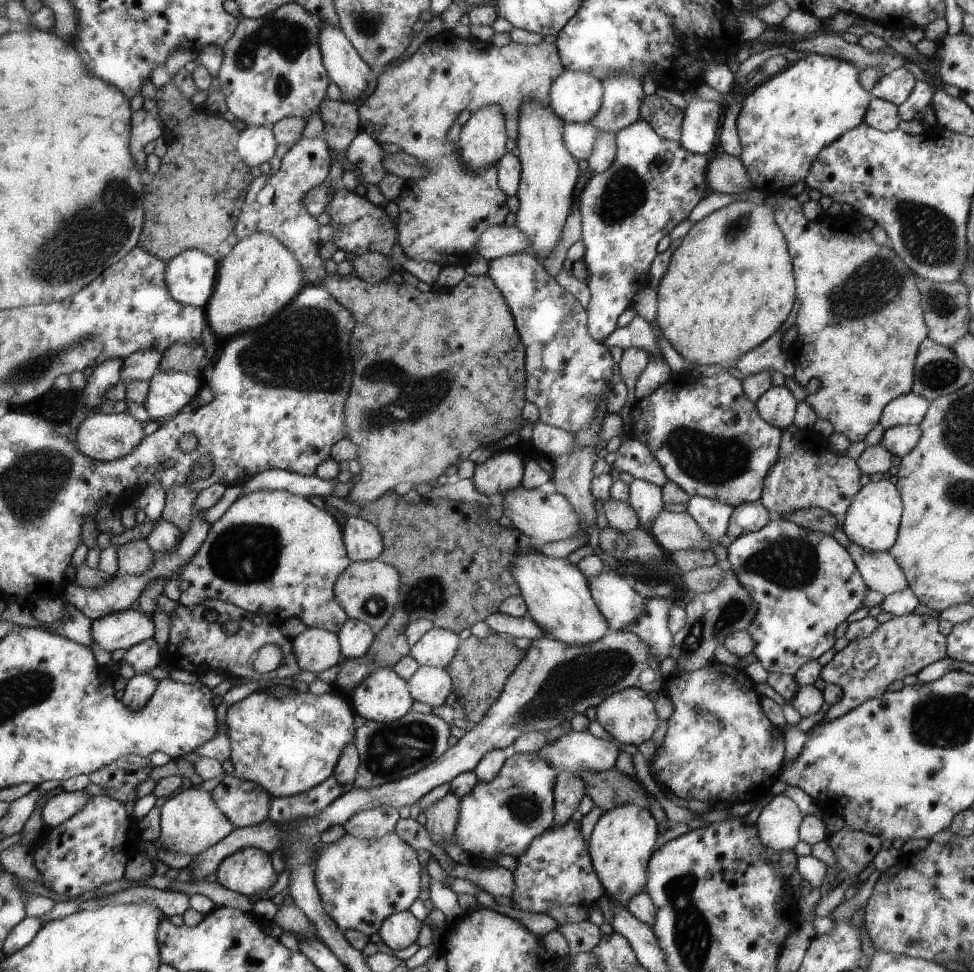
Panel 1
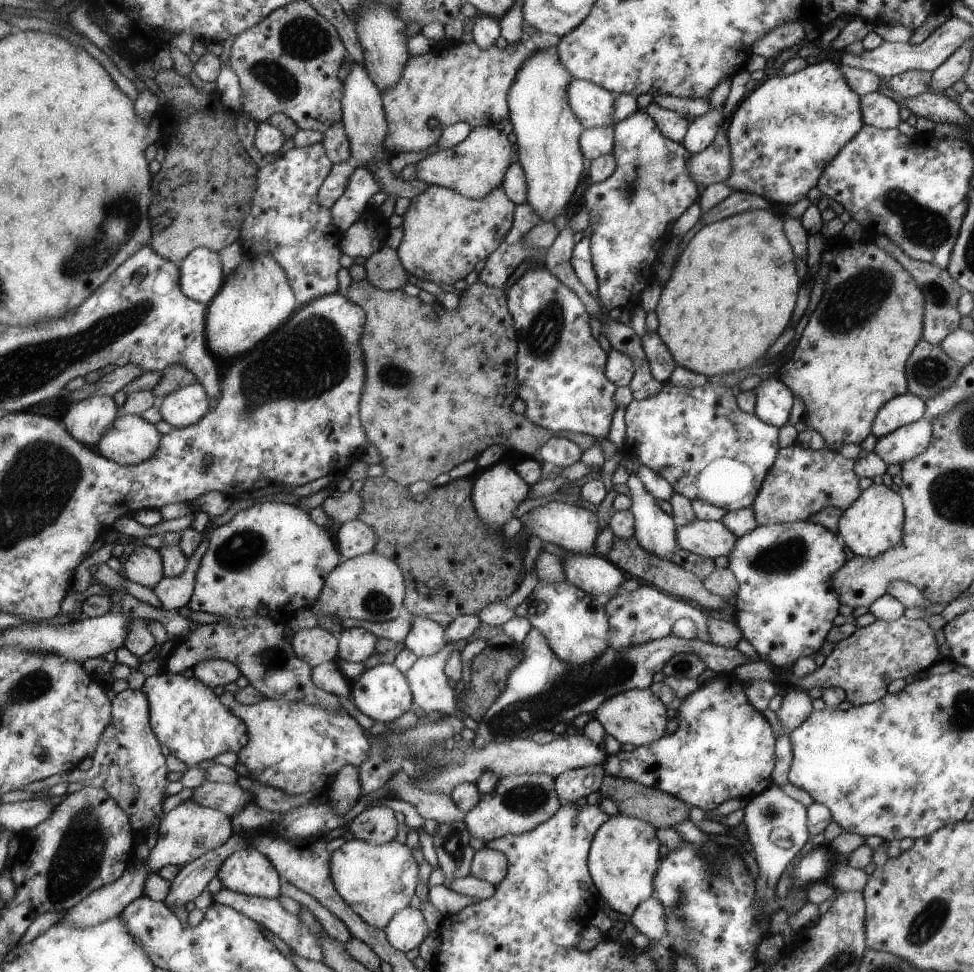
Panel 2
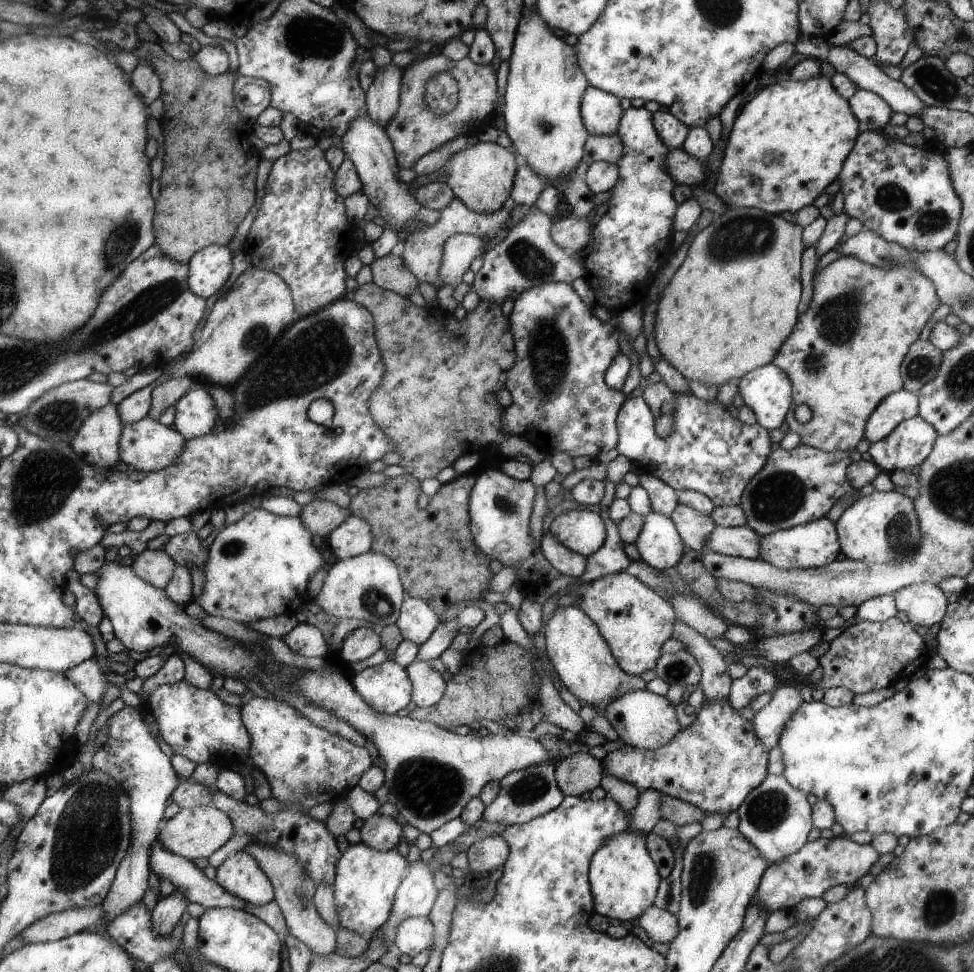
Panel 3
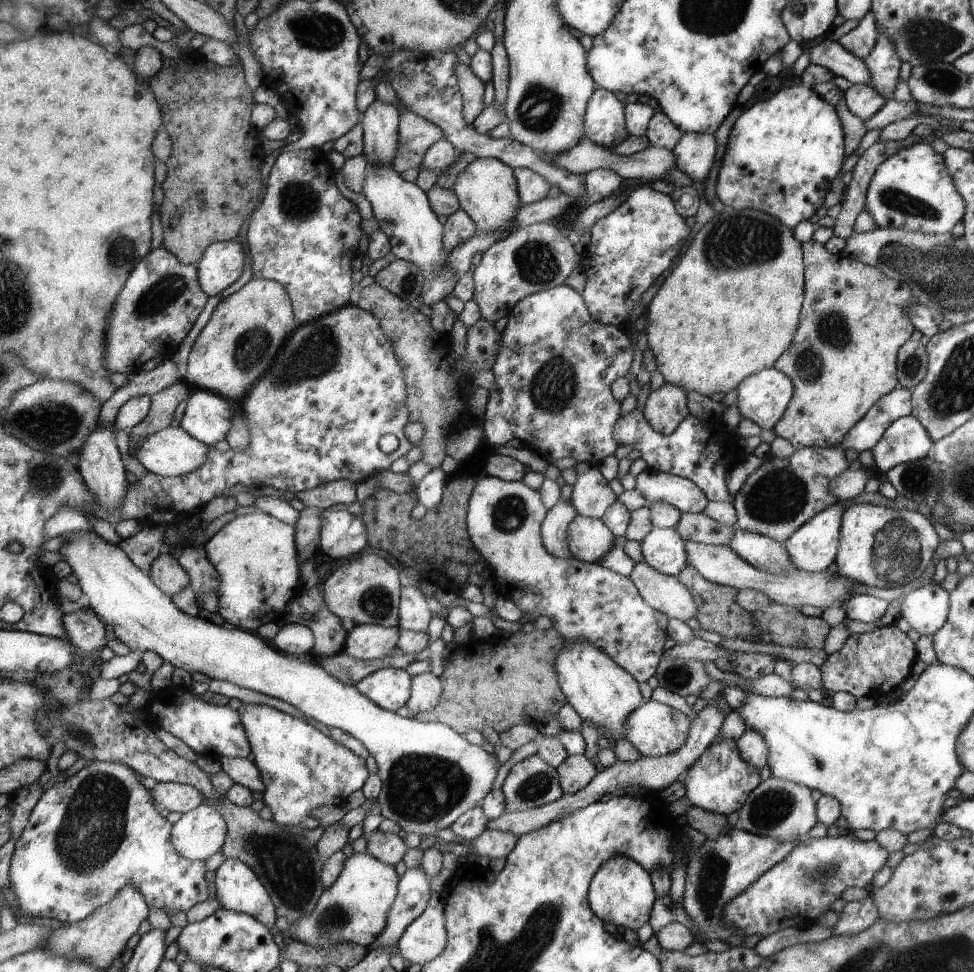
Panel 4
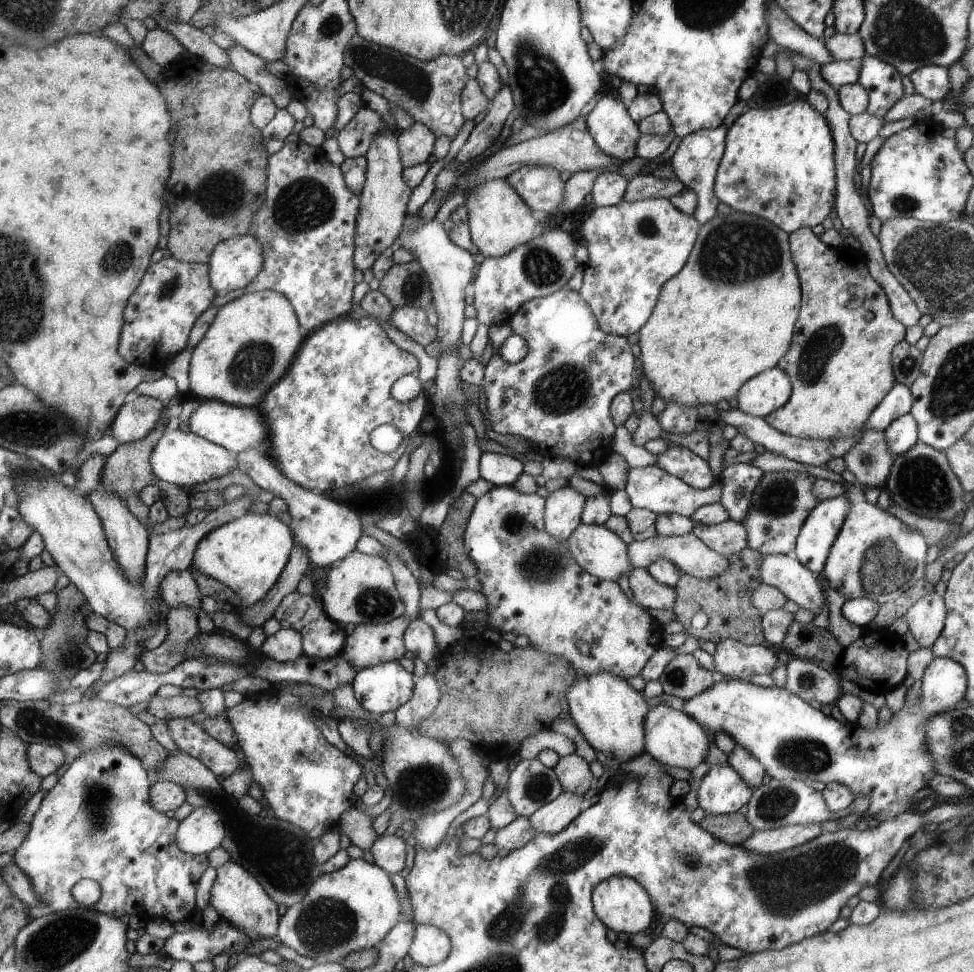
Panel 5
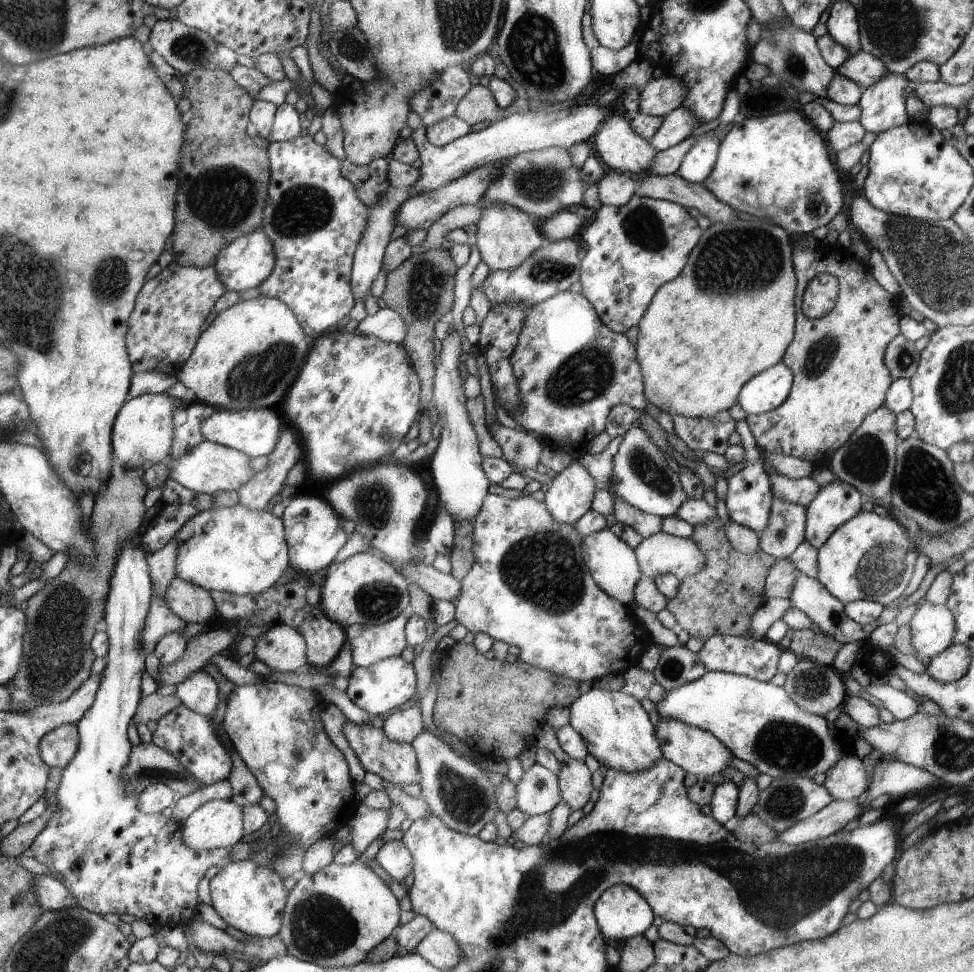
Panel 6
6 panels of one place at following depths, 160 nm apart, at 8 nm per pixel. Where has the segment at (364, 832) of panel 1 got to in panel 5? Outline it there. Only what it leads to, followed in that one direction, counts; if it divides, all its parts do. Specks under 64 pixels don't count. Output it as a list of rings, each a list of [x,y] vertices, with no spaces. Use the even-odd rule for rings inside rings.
[[[381,835],[373,842],[370,853],[373,862],[389,874],[399,873],[405,866],[407,845],[401,837]]]

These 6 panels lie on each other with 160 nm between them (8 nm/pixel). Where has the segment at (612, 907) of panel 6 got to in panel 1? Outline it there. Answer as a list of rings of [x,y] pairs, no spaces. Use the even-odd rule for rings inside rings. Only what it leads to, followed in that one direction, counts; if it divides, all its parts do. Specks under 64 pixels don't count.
[[[619,804],[605,810],[593,826],[589,836],[589,854],[595,875],[599,878],[605,894],[615,902],[627,904],[631,896],[643,890],[647,874],[645,868],[653,852],[653,842],[657,838],[657,822],[645,808],[635,804]]]

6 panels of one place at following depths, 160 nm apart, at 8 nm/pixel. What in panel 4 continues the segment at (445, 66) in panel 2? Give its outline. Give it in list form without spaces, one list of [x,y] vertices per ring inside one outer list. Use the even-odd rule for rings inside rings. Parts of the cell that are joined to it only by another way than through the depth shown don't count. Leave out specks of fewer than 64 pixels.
[[[455,64],[453,72],[462,97],[463,122],[469,126],[482,112],[484,83],[465,64]],[[403,104],[398,110],[398,148],[395,148],[395,156],[391,158],[391,166],[399,173],[418,168],[431,144],[440,139],[442,129],[439,126],[417,116]]]

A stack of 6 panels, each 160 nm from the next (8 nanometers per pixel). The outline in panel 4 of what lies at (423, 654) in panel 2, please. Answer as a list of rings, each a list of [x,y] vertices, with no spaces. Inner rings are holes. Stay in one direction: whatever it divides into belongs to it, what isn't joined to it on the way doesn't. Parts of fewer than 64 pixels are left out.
[[[403,586],[397,628],[399,630],[425,632],[431,615],[422,592],[415,586]]]

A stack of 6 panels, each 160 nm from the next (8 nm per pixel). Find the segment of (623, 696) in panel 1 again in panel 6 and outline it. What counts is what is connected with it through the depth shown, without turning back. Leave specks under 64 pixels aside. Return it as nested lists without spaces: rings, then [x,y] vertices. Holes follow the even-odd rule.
[[[659,717],[657,726],[654,728],[656,739],[659,740],[661,758],[679,765],[687,773],[704,778],[715,772],[720,772],[730,766],[733,756],[730,749],[716,737],[706,730],[685,724],[679,720]]]

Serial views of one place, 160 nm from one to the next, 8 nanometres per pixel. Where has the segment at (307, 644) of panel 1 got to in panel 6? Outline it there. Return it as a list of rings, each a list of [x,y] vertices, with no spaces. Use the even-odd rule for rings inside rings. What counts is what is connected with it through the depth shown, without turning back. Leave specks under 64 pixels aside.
[[[288,624],[268,628],[256,637],[255,658],[279,672],[297,672],[307,662],[307,639]]]

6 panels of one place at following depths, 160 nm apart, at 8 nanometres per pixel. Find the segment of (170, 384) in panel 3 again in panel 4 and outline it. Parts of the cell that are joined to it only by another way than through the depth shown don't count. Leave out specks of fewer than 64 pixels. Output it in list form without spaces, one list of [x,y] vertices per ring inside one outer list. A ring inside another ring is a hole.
[[[179,380],[178,383],[162,392],[157,392],[152,397],[150,415],[143,420],[143,423],[128,432],[130,437],[128,452],[133,459],[136,459],[135,450],[140,450],[151,434],[172,427],[175,410],[182,405],[183,400],[188,400],[191,391],[192,387],[189,382]]]

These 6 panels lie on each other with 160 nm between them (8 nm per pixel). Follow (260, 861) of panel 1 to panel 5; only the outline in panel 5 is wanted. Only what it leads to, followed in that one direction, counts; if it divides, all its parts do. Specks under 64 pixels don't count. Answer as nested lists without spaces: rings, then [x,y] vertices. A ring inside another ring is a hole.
[[[232,860],[217,869],[209,904],[215,908],[221,920],[228,921],[249,939],[275,939],[281,920],[279,903],[266,891],[258,877],[242,864]]]

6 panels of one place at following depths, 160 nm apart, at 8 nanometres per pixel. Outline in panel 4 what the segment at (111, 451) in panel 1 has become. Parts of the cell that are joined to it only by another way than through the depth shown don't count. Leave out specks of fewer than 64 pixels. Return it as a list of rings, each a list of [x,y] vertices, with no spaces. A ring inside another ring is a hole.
[[[181,426],[168,427],[164,430],[159,430],[155,434],[151,434],[140,450],[135,450],[135,456],[138,462],[151,473],[163,476],[185,476],[191,474],[193,470],[197,470],[199,466],[203,466],[209,460],[211,448],[209,445],[197,440],[185,432]]]

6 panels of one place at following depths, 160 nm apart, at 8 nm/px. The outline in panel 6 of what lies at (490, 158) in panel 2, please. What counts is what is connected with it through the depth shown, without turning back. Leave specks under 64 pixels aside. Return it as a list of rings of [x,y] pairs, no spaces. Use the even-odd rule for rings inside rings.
[[[493,203],[483,207],[484,213],[476,222],[475,237],[472,240],[480,252],[480,261],[490,270],[513,271],[519,267],[531,254],[545,245],[546,239],[538,226],[533,223],[531,215],[508,204]]]

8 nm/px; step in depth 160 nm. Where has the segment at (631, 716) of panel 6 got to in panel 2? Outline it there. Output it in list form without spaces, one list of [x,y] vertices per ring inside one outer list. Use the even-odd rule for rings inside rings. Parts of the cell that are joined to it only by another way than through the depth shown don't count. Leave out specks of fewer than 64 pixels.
[[[566,579],[559,583],[537,583],[514,612],[517,617],[526,618],[532,628],[543,634],[551,651],[563,662],[589,664],[608,646],[610,626],[604,601],[592,598]]]

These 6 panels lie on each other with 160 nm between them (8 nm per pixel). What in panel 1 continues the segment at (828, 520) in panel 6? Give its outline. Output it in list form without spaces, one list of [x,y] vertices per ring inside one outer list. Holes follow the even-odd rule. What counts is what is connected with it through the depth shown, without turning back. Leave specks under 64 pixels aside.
[[[780,516],[772,517],[760,530],[735,538],[727,548],[726,562],[741,586],[745,586],[753,604],[757,604],[755,620],[746,632],[753,640],[752,653],[769,674],[794,675],[804,663],[831,649],[835,626],[863,606],[863,596],[869,590],[847,549],[831,535],[800,528]]]

